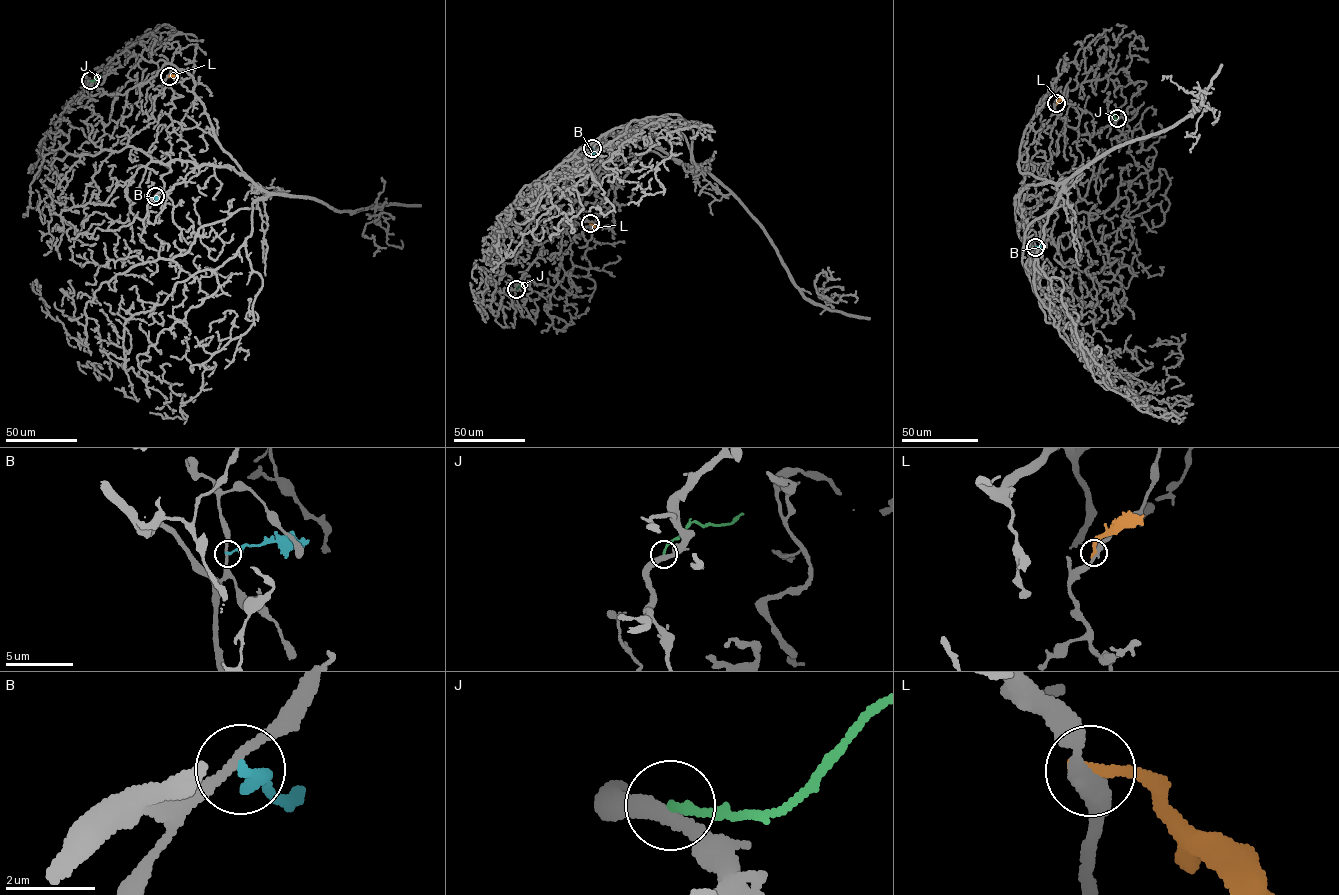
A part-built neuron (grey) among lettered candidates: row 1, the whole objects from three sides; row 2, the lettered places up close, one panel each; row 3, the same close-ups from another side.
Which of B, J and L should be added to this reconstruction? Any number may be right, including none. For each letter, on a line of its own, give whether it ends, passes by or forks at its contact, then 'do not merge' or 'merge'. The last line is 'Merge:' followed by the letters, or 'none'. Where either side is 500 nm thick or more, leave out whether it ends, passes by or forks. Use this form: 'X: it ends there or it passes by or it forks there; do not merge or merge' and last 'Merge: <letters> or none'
B: it ends there; do not merge
J: it ends there; do not merge
L: it ends there; do not merge
Merge: none

